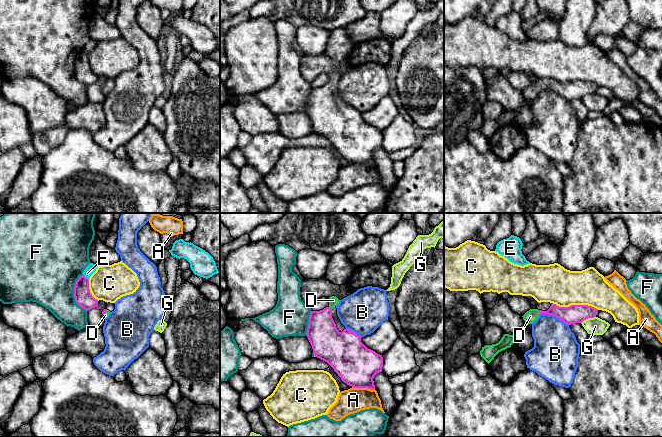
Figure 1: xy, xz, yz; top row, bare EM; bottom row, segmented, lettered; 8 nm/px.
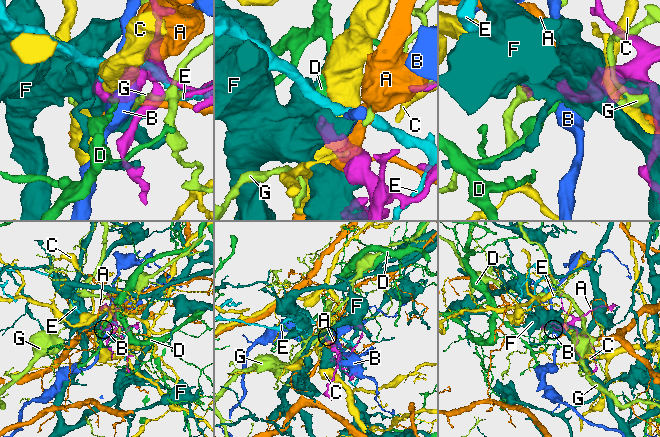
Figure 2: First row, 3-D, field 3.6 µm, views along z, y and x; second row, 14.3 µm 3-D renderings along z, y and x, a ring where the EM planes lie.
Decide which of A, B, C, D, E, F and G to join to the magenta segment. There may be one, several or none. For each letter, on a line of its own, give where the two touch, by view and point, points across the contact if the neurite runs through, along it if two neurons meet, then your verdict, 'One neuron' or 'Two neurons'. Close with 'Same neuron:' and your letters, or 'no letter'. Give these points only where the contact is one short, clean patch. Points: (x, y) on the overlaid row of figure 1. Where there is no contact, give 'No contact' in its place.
A: Touches magenta at xz (363, 387). Two neurons
B: Touches magenta at yz (554, 315). Boundary: yz (540, 313), (555, 315), (568, 325). Two neurons
C: Touches magenta at yz (575, 305). Two neurons
D: Touches magenta at yz (539, 311). Path across: yz (569, 315), (561, 312), (539, 311), (530, 316). One neuron
E: Touches magenta at xy (85, 277). Two neurons
F: Touches magenta at xy (74, 293). Two neurons
G: Touches magenta at yz (588, 317). Boundary: yz (595, 316), (588, 317), (581, 323). Two neurons
Same neuron: D

